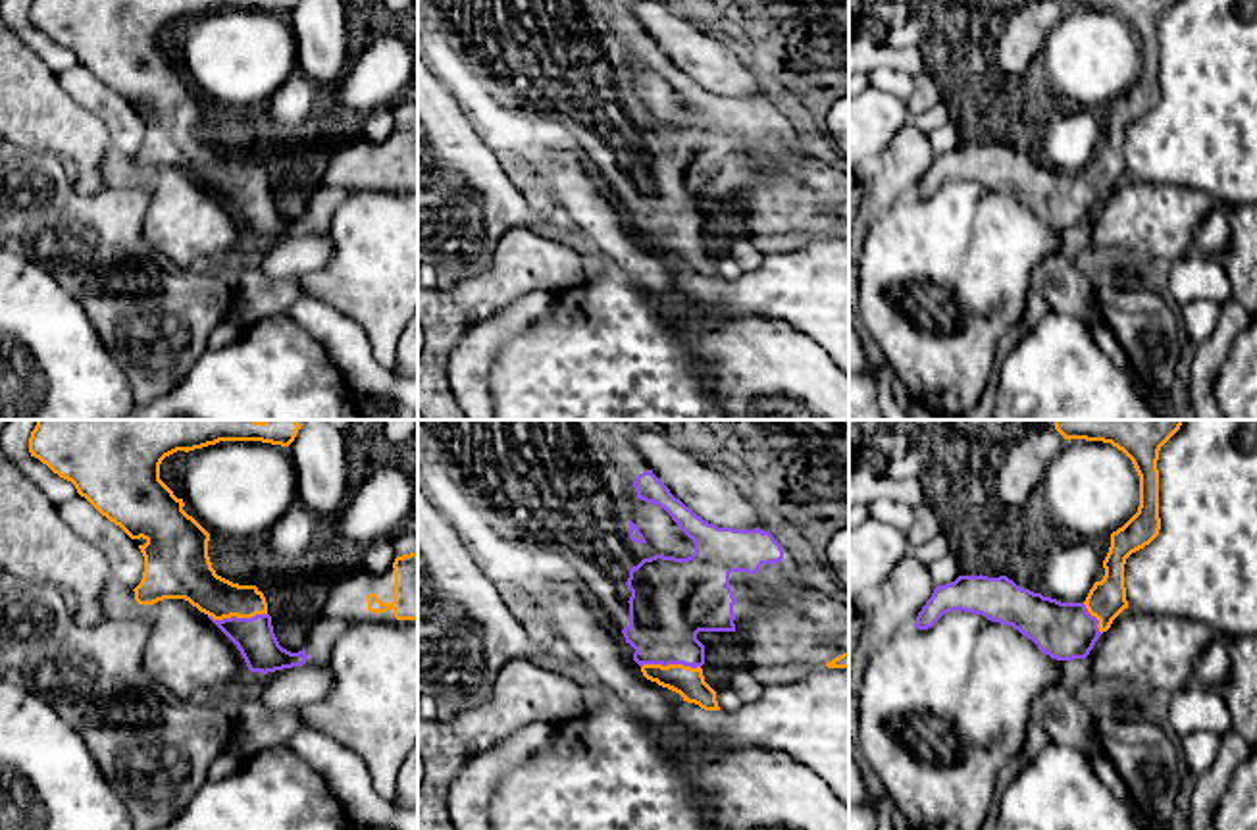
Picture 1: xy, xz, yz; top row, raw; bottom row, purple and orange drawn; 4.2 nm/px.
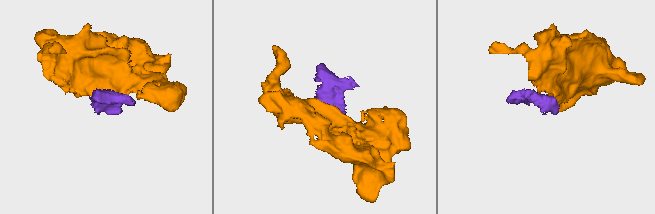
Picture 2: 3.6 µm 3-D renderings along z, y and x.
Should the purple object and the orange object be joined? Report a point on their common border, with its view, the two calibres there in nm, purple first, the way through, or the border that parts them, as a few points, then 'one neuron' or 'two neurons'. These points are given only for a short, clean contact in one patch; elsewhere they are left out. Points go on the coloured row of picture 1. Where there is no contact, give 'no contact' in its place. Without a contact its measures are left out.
meets purple in xy at (235, 617); 170 nm thick on the purple side, 190 nm on the other; runs through xy (255, 638), (235, 617), (191, 576); one neuron

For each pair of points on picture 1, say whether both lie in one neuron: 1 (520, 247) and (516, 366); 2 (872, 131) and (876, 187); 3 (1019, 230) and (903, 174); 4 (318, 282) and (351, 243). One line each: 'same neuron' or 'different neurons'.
1: different neurons
2: different neurons
3: different neurons
4: same neuron

